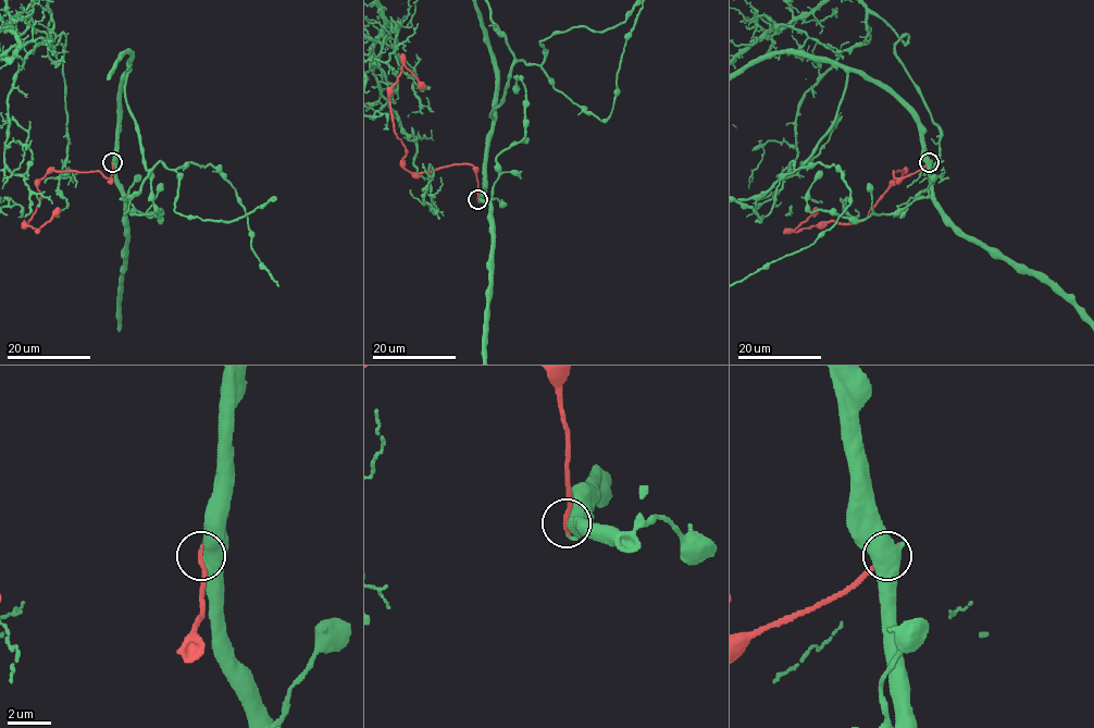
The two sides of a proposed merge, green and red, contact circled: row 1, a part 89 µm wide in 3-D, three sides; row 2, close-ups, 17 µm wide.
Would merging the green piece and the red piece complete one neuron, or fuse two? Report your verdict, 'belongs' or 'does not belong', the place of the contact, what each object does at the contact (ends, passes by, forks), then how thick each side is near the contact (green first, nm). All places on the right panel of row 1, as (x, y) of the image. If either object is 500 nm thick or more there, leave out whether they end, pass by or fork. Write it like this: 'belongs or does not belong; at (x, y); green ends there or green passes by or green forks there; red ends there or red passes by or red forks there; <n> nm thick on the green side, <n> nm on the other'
belongs; at (929, 162); 700 nm thick on the green side, 260 nm on the other

